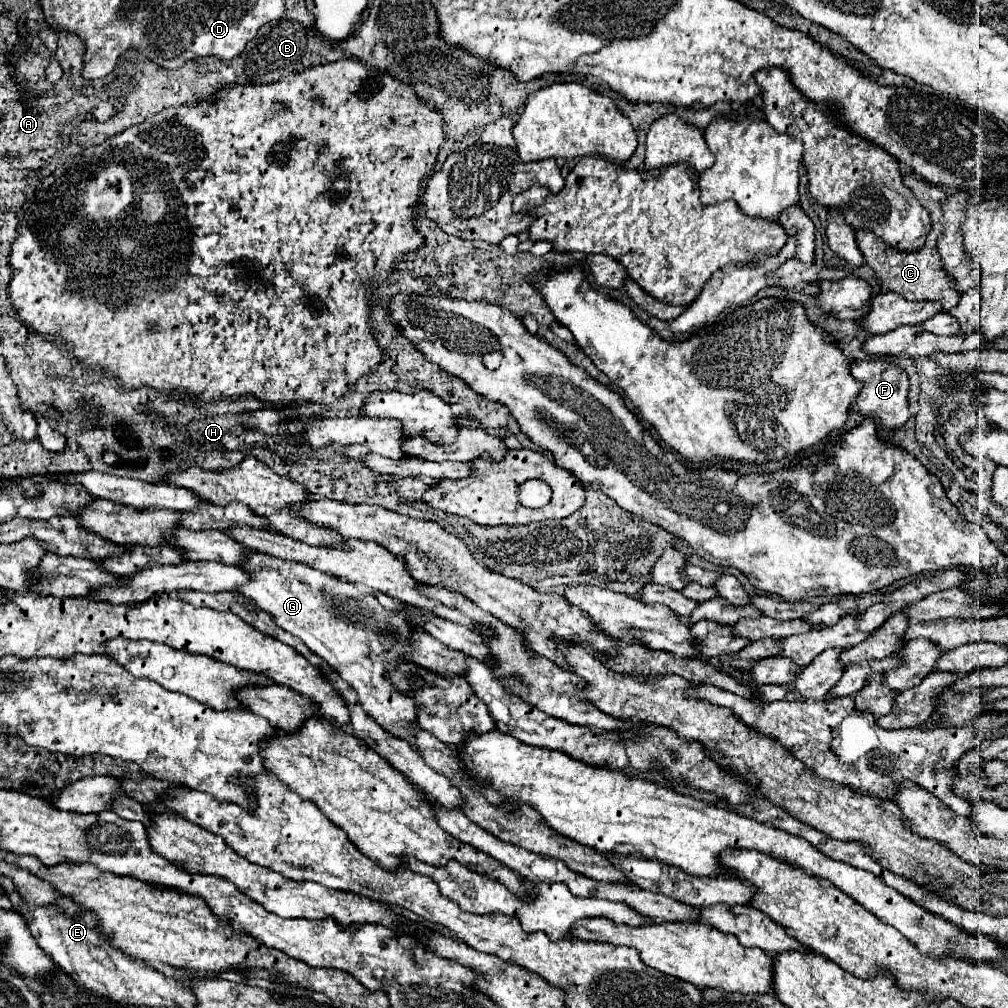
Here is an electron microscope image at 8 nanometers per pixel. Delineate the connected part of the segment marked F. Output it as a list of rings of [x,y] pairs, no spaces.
[[[854,360],[850,364],[850,372],[854,378],[858,378],[864,384],[860,394],[856,396],[856,406],[866,418],[878,420],[882,428],[900,428],[906,424],[906,420],[910,418],[908,412],[910,382],[908,382],[908,374],[900,366],[884,360]]]

